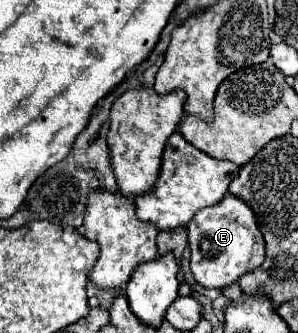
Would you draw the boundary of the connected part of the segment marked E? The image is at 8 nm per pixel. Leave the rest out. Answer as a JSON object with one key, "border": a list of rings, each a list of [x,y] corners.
{"border":[[[225,195],[225,199],[213,207],[207,207],[195,215],[189,233],[191,247],[191,271],[199,285],[207,289],[225,289],[229,285],[239,283],[239,279],[255,271],[265,261],[265,241],[257,227],[253,211],[233,195]]]}

